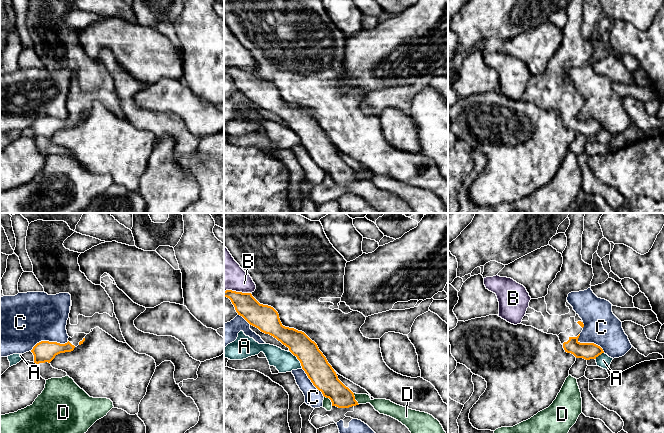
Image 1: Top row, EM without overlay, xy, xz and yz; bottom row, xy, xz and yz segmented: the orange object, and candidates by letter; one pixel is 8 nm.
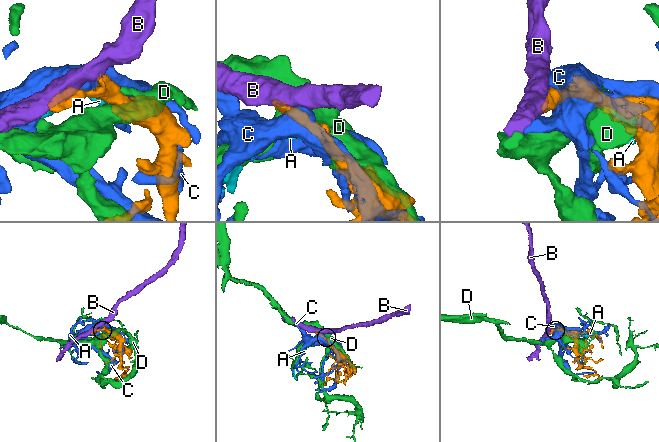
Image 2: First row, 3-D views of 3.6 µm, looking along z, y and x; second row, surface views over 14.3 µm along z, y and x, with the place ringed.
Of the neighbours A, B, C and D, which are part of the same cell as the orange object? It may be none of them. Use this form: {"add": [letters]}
{"add": []}

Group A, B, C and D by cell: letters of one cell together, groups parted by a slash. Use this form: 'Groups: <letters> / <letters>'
Groups: A / B / C / D

